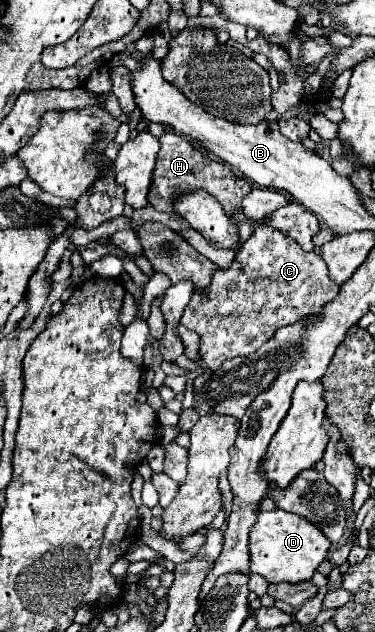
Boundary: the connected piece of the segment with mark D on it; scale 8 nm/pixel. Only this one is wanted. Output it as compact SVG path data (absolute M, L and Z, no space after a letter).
M275 509L269 513L259 513L259 519L249 533L249 547L253 573L263 575L269 583L301 583L309 581L315 569L325 561L331 541L309 519L283 509Z

